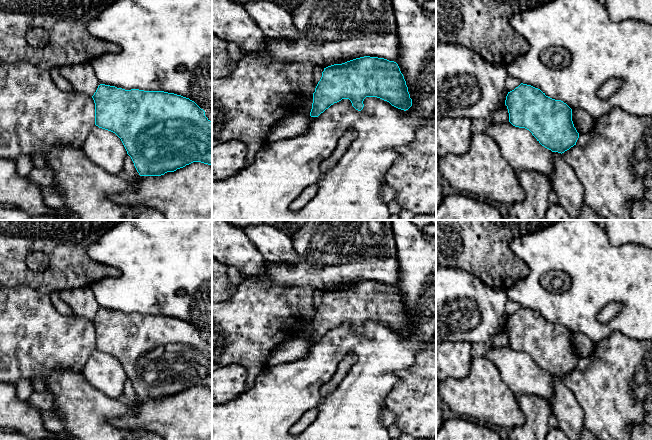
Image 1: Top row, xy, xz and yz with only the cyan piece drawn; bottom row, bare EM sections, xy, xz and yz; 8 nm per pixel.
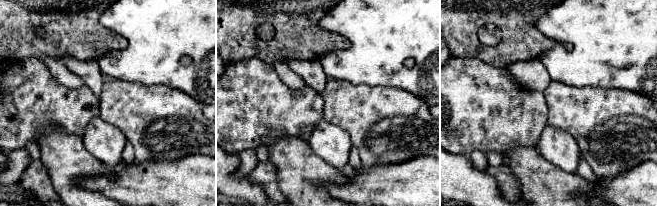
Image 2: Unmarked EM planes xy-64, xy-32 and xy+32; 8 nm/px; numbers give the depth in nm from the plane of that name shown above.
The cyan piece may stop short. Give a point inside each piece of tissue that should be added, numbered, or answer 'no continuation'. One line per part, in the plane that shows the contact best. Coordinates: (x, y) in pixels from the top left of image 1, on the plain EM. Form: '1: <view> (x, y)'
no continuation

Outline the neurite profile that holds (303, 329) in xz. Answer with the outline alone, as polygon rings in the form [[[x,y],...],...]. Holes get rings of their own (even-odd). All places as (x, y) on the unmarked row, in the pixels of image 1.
[[[306,319],[304,321],[298,322],[294,331],[294,337],[302,337],[310,339],[312,327],[313,327],[313,319]]]

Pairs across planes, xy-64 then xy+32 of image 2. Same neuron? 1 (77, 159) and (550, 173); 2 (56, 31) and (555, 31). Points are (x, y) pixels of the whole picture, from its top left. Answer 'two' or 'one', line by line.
1: one
2: two

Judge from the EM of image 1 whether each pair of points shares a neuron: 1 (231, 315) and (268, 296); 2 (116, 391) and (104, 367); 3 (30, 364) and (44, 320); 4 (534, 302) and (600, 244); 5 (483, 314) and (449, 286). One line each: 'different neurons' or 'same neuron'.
1: same neuron
2: same neuron
3: same neuron
4: same neuron
5: same neuron

